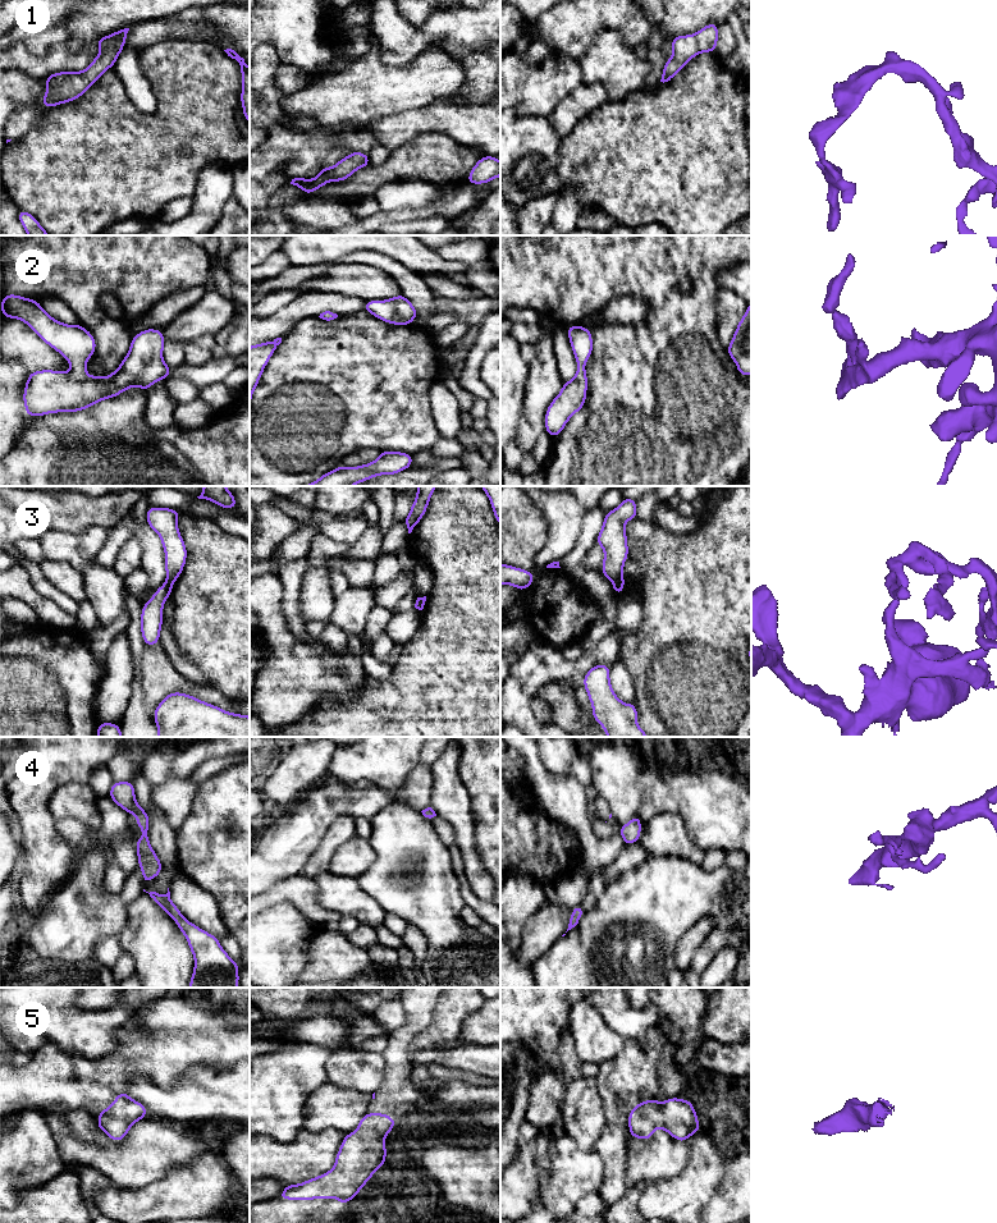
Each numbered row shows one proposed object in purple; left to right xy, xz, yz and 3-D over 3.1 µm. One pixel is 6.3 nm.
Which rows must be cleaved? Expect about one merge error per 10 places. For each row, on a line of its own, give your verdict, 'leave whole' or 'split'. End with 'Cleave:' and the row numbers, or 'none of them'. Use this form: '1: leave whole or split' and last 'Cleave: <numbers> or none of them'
1: leave whole
2: leave whole
3: split
4: leave whole
5: leave whole
Cleave: 3

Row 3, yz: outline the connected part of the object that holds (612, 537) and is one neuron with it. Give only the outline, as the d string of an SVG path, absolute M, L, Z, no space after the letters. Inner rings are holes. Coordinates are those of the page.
M625 498L616 509L605 513L603 527L596 537L596 544L604 551L602 573L612 582L623 580L623 565L628 558L625 523L636 516L636 500Z

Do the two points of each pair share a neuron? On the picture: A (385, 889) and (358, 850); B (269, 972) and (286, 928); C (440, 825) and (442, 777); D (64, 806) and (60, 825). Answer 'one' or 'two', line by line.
A: two
B: one
C: two
D: two

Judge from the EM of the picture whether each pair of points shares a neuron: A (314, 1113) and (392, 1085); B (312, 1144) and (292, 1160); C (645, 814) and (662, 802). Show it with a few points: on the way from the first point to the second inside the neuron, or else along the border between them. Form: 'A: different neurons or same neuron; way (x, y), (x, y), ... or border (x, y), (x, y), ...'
A: different neurons; border (371, 1094), (373, 1098)
B: same neuron; way (307, 1149), (297, 1159)
C: same neuron; way (649, 810), (658, 802)

